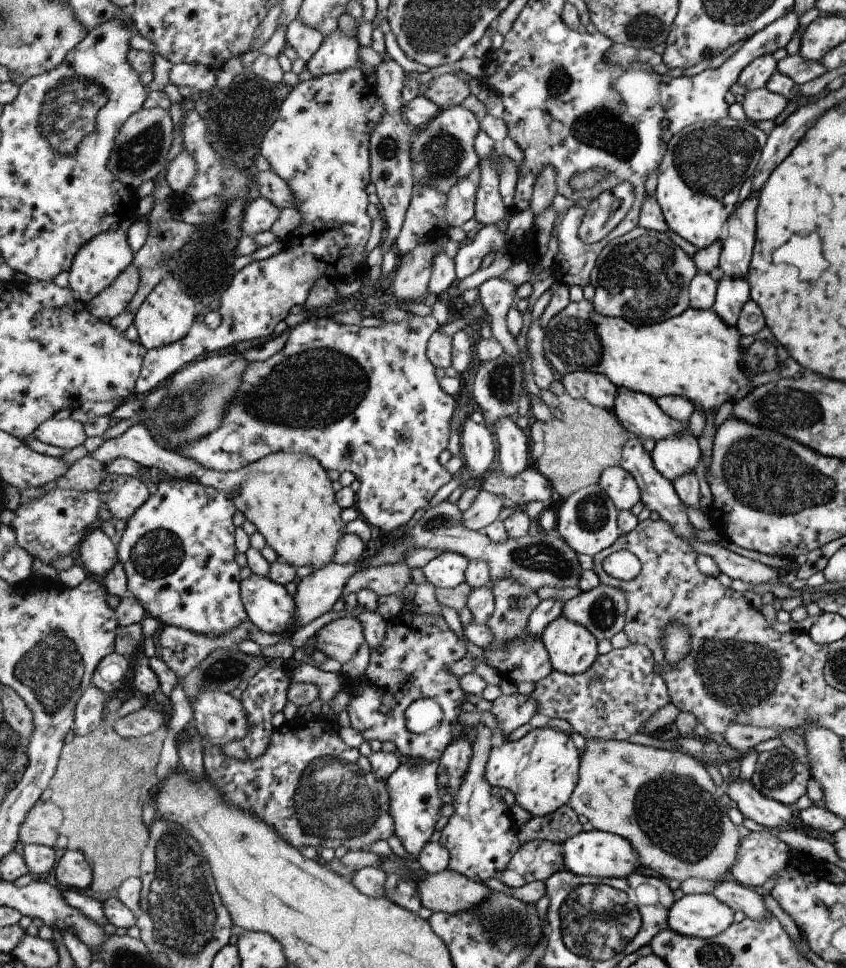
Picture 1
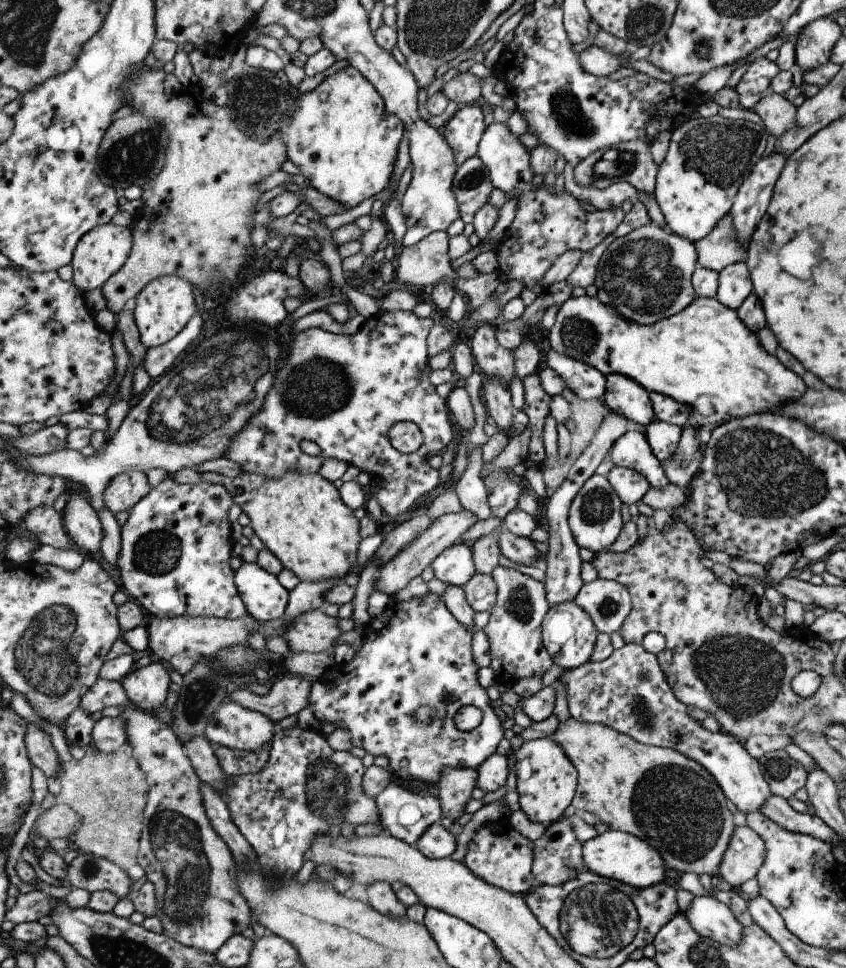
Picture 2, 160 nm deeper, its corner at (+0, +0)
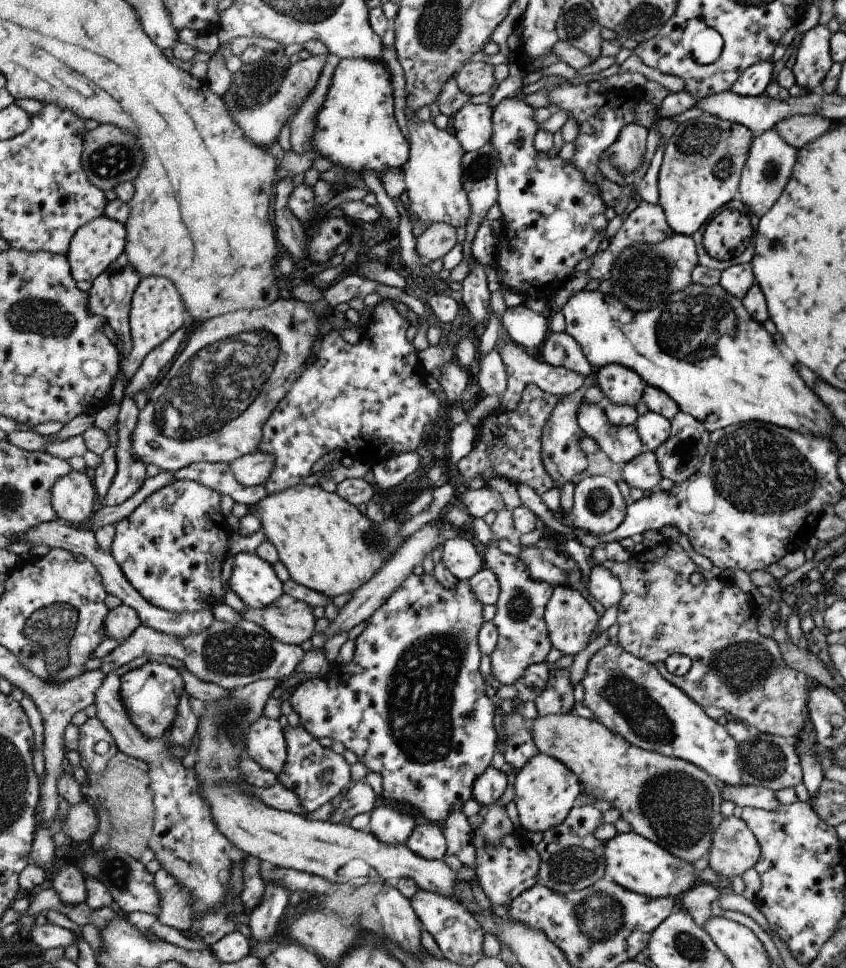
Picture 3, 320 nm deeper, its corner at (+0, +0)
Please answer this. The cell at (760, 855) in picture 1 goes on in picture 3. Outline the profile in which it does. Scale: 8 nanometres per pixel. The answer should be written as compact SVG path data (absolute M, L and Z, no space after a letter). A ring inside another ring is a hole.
M733 815L723 817L713 830L709 850L707 853L708 867L714 870L720 878L732 878L741 876L747 868L754 866L754 862L759 858L760 848L753 833L747 825Z

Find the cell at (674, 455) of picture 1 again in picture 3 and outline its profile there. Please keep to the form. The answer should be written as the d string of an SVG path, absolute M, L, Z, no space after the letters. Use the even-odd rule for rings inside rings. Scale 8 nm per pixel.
M653 411L639 415L634 425L644 448L649 451L654 452L658 444L670 435L670 421Z

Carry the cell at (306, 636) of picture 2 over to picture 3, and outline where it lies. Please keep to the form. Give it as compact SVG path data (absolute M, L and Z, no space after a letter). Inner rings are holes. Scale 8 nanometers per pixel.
M283 593L277 602L273 602L272 605L266 606L262 610L246 605L246 609L243 609L240 614L243 619L256 622L259 626L266 628L271 635L288 645L291 643L299 645L301 642L305 642L307 638L308 640L317 639L313 636L313 623L316 618L313 616L312 606L301 599L293 598L292 594L289 593Z

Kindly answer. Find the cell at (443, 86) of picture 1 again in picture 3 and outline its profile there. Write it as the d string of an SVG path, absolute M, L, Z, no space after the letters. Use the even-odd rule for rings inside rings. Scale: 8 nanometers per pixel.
M469 61L463 65L457 76L458 85L470 95L492 92L495 82L495 68L487 62Z

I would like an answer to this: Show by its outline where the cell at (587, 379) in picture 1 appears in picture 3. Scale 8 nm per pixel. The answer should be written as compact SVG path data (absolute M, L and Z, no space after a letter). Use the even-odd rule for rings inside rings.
M548 331L543 344L544 362L553 366L564 366L581 373L590 382L595 368L585 358L582 348L565 331Z

